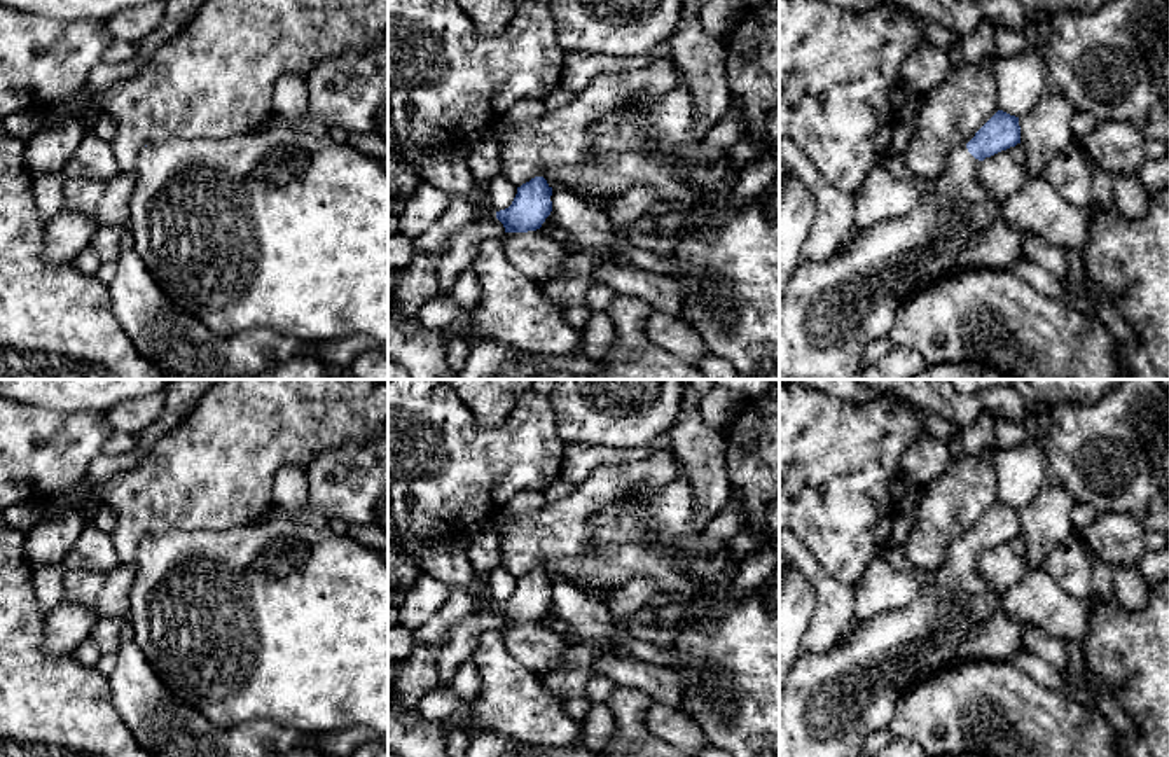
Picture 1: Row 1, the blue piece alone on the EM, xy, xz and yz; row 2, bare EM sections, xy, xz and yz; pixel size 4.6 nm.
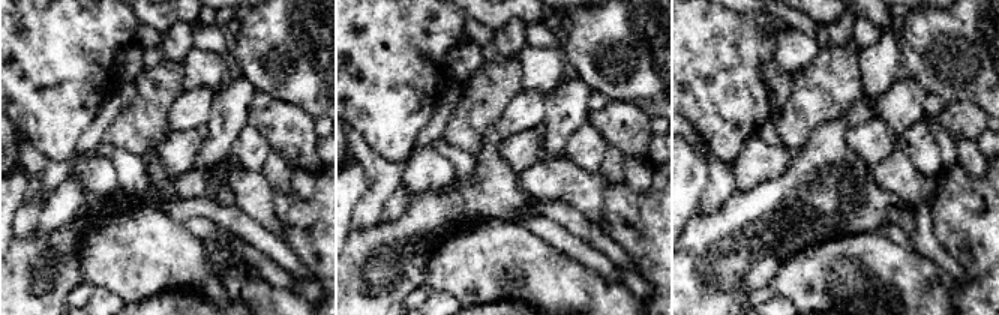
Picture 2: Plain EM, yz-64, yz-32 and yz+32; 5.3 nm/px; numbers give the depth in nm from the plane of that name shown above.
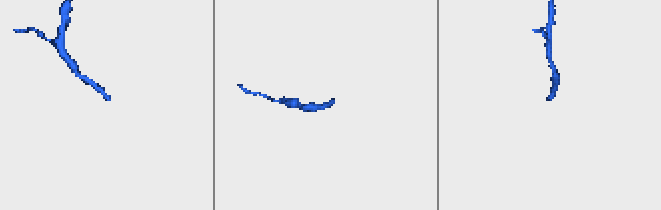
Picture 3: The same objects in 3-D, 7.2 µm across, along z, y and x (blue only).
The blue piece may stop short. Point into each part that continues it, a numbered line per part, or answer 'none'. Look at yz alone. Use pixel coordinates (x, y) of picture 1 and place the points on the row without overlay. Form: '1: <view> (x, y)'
1: yz (832, 700)

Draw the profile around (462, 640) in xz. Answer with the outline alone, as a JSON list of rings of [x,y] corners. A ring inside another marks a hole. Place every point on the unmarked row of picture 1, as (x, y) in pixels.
[[[495,608],[491,612],[474,612],[451,626],[437,659],[439,685],[449,687],[456,670],[472,659],[481,636],[489,629],[501,629],[503,624],[503,615]]]

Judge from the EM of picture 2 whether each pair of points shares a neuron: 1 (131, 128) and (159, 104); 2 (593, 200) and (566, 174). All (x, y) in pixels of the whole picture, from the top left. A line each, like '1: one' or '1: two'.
1: one
2: one

